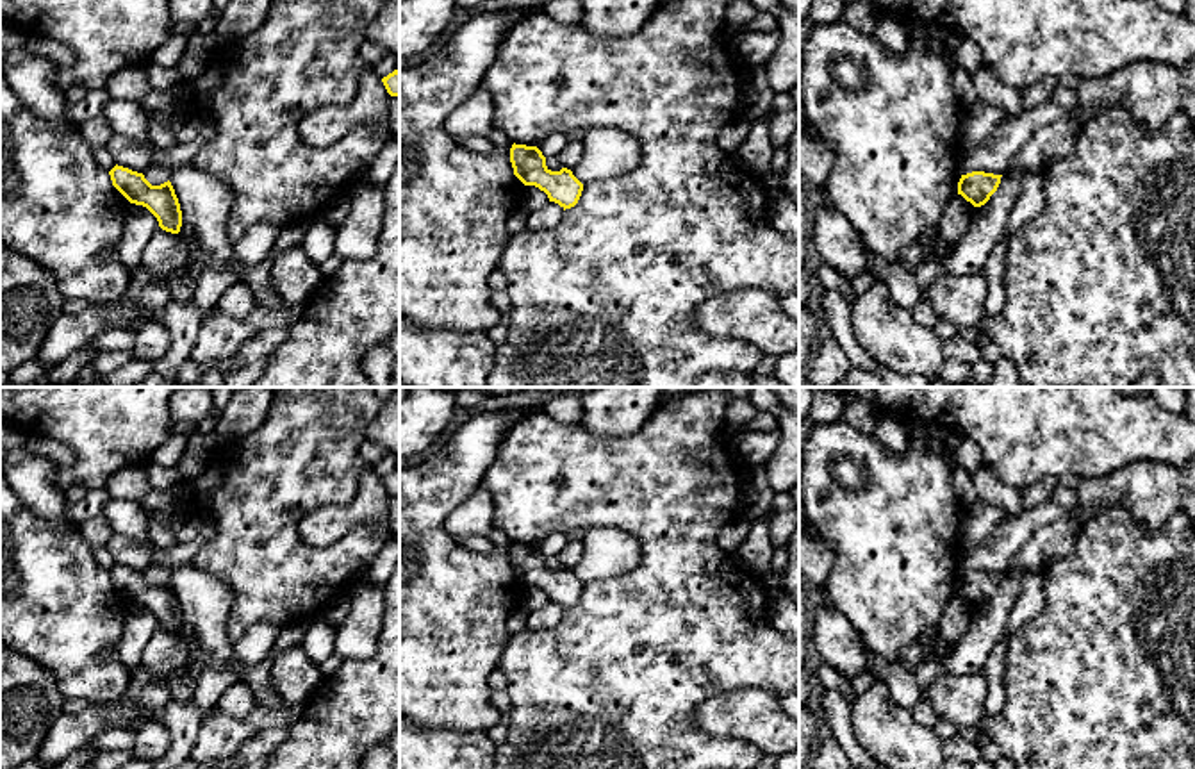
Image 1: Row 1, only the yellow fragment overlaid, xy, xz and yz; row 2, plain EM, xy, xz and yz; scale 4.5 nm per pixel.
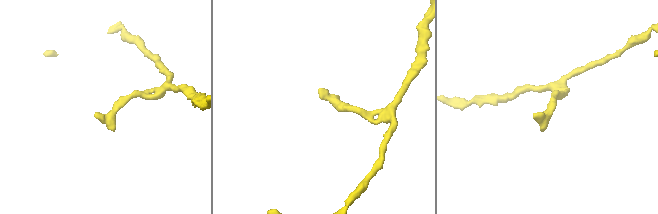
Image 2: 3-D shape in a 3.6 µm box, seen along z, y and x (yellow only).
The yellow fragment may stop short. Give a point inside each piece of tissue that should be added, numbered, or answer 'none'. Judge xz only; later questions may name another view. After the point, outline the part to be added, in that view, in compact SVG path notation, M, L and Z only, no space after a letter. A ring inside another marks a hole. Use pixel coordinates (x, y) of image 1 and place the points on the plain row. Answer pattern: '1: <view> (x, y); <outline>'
none

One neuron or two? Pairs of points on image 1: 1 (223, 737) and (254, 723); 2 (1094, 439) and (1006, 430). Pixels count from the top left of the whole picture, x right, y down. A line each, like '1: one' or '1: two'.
1: one
2: one

